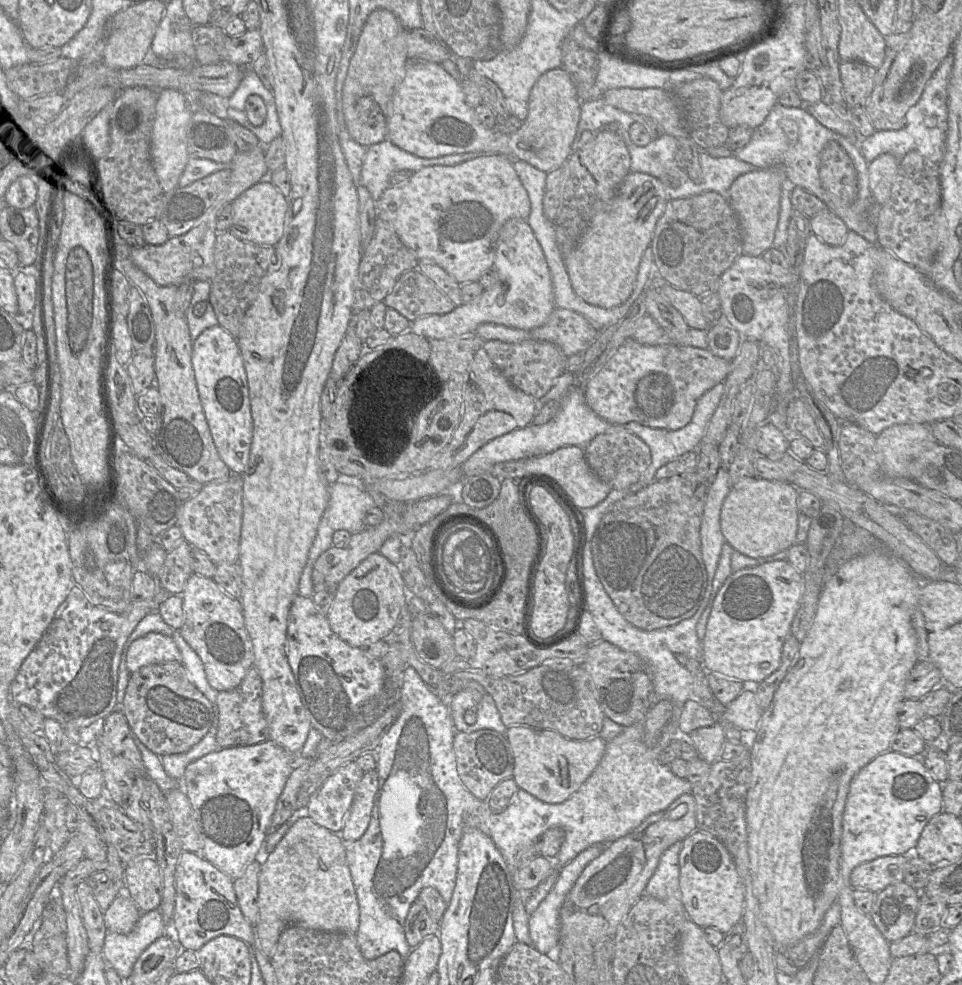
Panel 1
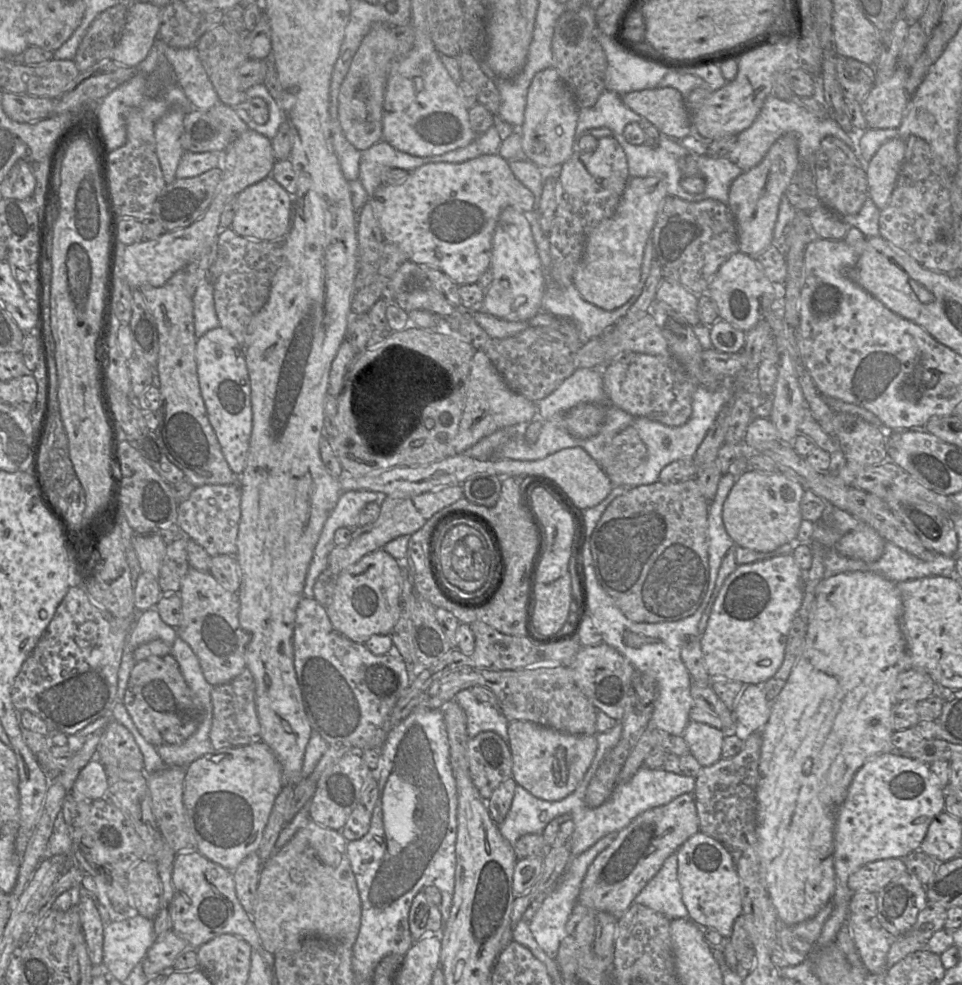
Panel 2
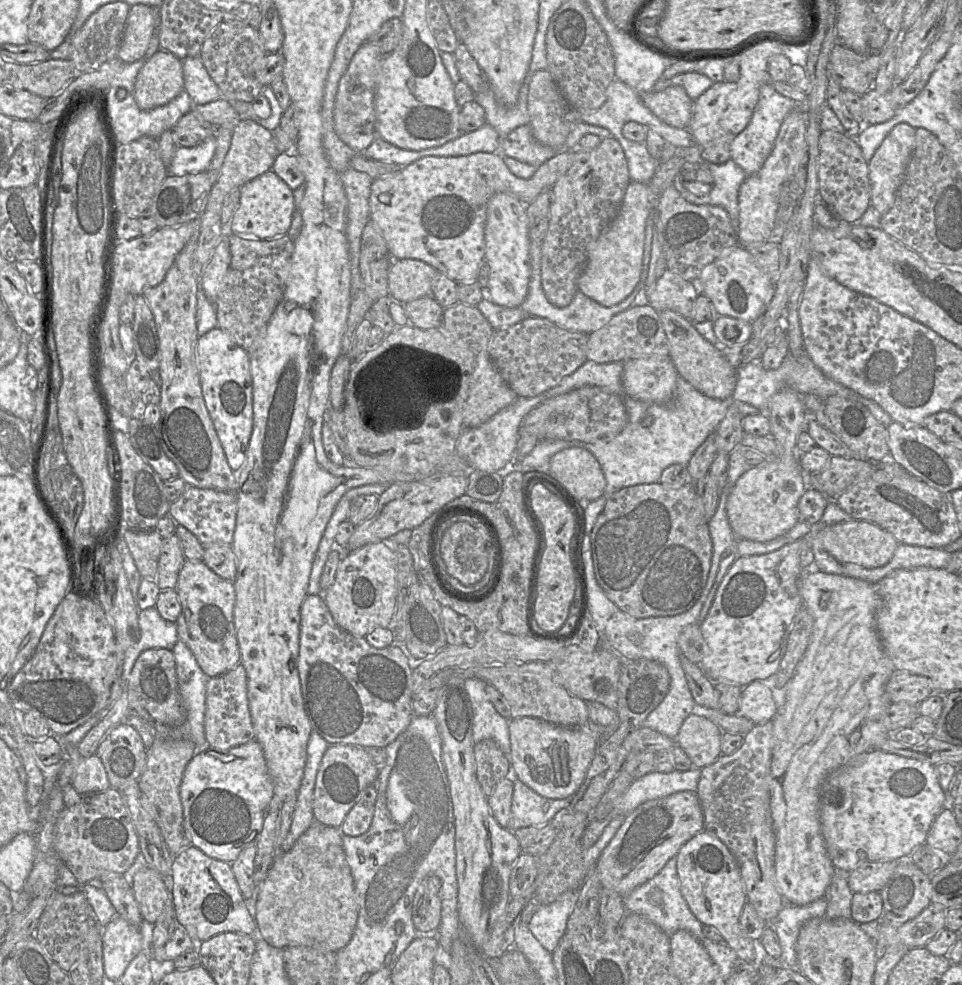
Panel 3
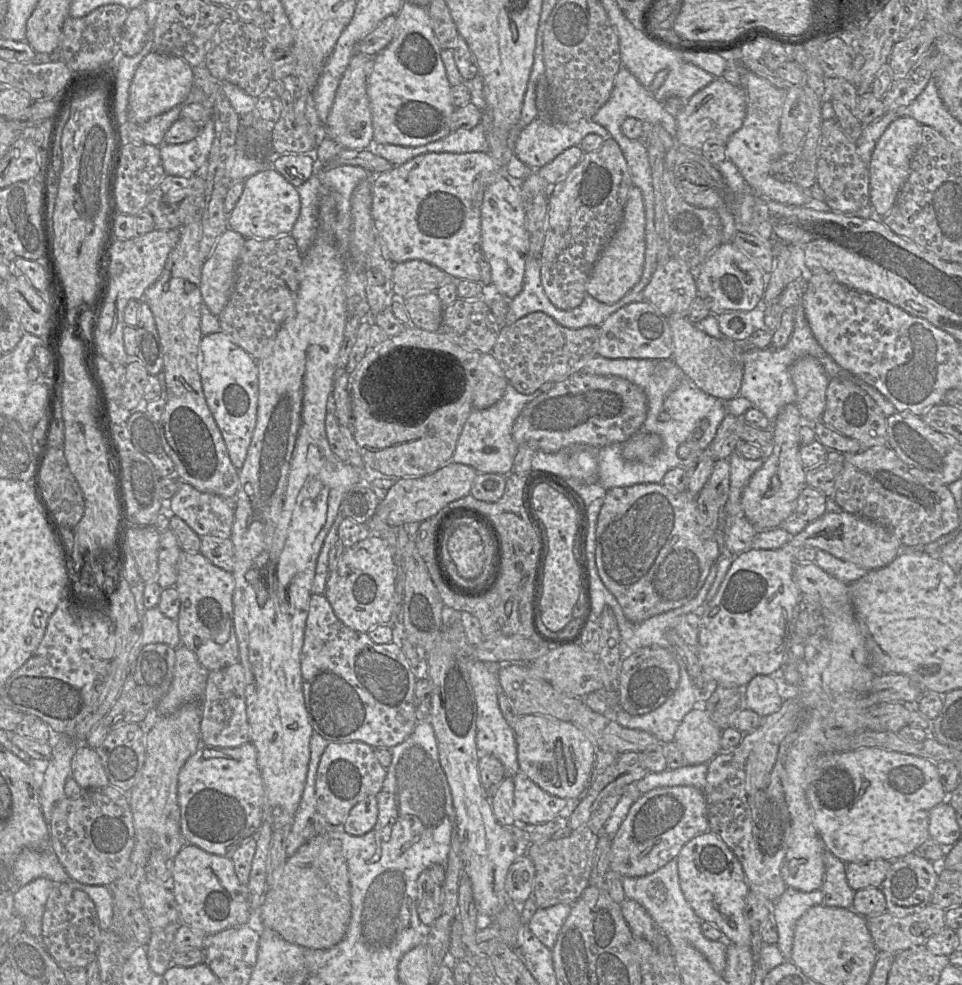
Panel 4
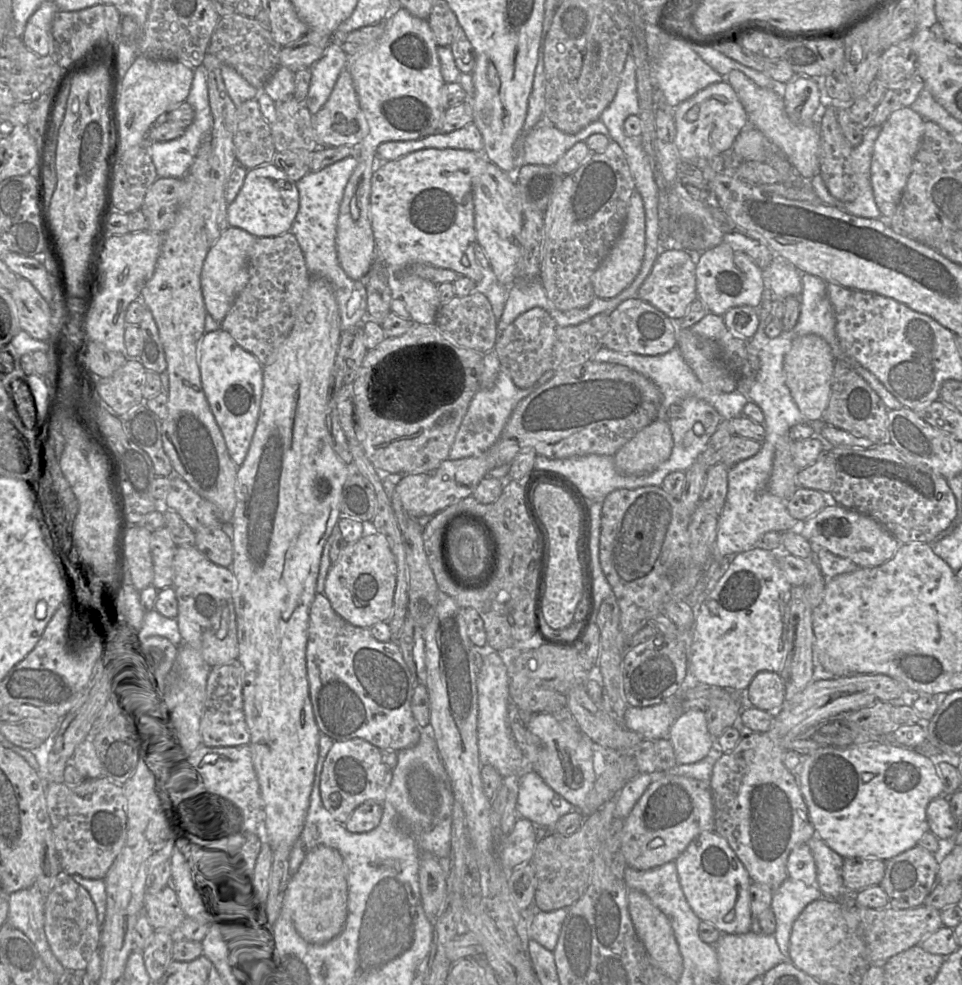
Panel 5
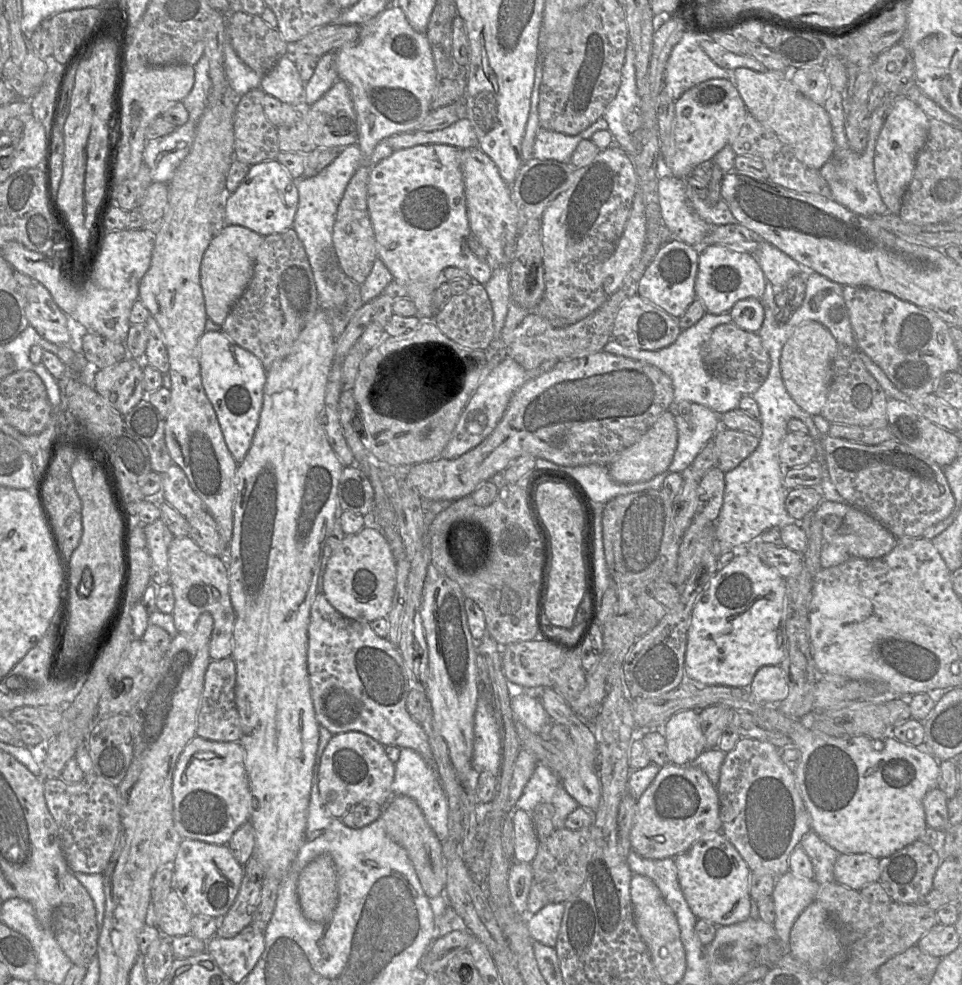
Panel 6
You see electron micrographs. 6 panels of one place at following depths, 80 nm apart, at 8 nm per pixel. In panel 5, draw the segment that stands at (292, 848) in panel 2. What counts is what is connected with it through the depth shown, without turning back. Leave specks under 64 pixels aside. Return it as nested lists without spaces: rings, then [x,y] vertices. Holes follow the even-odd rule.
[[[319,845],[305,856],[297,872],[288,880],[281,909],[302,938],[314,944],[325,944],[341,933],[347,906],[348,883],[344,859],[336,849]]]

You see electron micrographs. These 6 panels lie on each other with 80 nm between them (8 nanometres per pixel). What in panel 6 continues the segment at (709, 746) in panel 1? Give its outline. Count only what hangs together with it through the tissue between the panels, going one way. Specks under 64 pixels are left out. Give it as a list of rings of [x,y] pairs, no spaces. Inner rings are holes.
[[[699,711],[677,712],[665,722],[661,731],[666,740],[670,763],[689,765],[706,750]]]

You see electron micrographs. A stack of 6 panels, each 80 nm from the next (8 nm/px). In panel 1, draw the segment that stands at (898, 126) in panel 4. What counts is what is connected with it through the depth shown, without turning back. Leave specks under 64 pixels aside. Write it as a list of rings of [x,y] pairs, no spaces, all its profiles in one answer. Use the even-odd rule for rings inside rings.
[[[881,154],[868,164],[869,188],[874,202],[885,204],[890,196],[899,160],[889,154]]]

